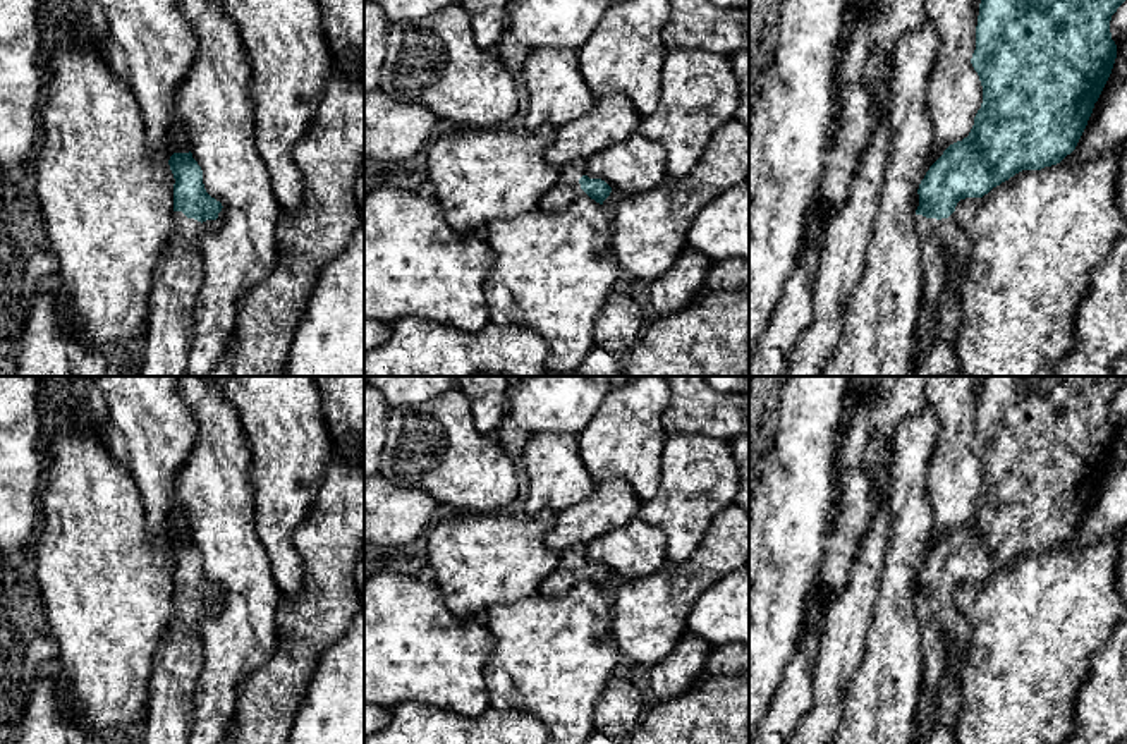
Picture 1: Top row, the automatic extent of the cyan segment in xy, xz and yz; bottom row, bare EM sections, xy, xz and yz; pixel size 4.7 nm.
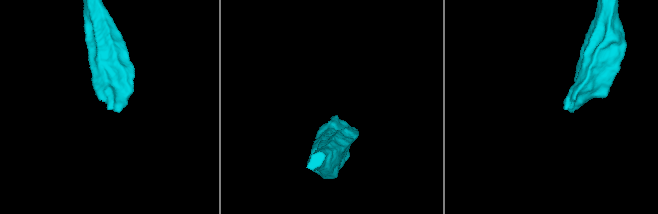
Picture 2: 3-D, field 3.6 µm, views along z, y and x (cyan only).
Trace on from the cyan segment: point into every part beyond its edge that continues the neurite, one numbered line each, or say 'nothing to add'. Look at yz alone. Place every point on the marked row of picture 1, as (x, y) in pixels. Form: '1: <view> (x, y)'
1: yz (945, 246)

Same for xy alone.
1: xy (170, 329)

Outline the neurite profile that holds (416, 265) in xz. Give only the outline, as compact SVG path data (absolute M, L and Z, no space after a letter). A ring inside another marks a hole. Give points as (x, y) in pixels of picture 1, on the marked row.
M378 187L364 196L364 318L397 323L402 318L431 320L462 332L479 332L490 323L483 284L495 253L483 232L459 232L435 198L400 187Z

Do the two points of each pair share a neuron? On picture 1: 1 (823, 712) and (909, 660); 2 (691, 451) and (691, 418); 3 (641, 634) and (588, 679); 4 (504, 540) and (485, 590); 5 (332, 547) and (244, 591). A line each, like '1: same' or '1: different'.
1: different
2: different
3: different
4: same
5: different

